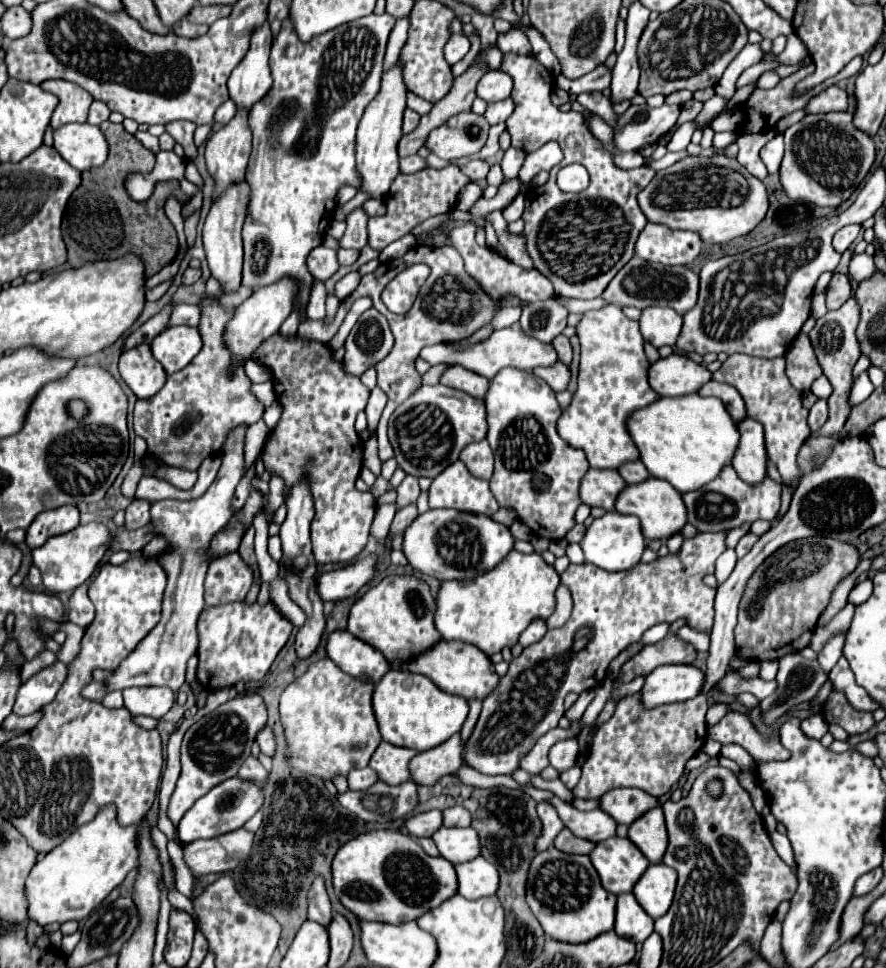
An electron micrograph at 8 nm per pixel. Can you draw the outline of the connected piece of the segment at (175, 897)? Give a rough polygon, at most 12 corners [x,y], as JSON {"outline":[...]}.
{"outline":[[174,886],[168,890],[170,904],[191,914],[197,924],[197,916],[191,900]]}

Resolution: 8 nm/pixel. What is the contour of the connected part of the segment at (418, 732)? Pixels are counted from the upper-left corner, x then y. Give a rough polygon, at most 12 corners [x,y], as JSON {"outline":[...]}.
{"outline":[[389,670],[373,710],[385,742],[425,752],[461,732],[469,704]]}

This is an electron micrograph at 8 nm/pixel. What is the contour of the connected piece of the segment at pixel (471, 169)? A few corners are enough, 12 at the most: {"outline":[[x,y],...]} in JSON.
{"outline":[[473,160],[461,168],[471,180],[485,180],[489,164]]}

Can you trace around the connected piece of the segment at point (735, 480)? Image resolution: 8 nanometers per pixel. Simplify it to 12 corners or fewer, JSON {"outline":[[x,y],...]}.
{"outline":[[731,466],[683,494],[689,524],[723,532],[773,520],[781,484],[749,486]]}

